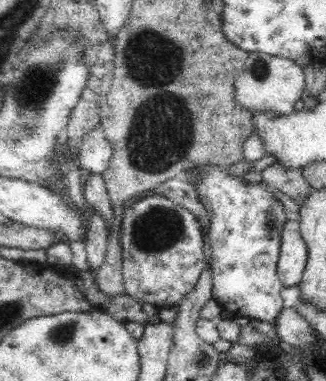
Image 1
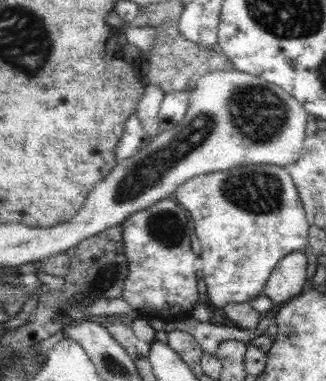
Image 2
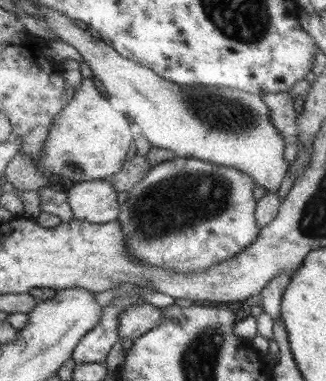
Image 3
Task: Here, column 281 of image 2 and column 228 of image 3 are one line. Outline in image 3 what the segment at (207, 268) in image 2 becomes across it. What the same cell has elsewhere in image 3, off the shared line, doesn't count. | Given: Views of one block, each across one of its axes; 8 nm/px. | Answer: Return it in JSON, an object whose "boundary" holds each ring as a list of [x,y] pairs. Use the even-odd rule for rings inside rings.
{"boundary":[[[173,156],[173,160],[149,168],[143,180],[127,190],[127,200],[119,206],[117,216],[123,252],[141,268],[179,276],[201,274],[245,252],[263,230],[255,222],[253,188],[255,184],[245,172]]]}

